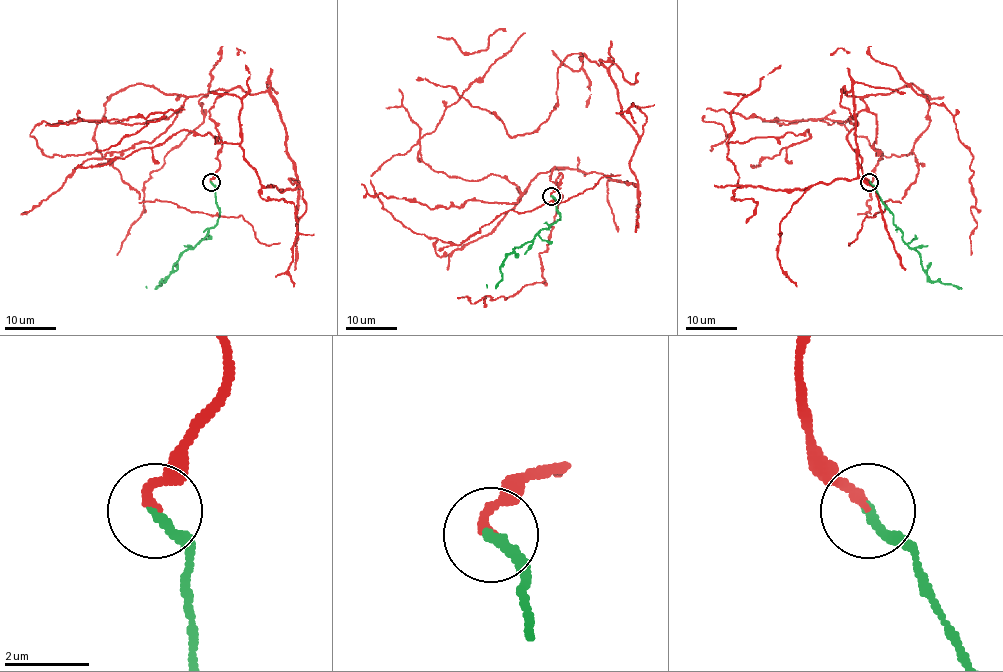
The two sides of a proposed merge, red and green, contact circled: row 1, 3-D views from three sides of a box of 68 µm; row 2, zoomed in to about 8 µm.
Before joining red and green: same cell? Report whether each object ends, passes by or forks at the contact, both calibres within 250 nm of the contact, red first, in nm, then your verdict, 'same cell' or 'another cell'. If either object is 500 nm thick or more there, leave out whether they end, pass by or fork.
red ends there; green ends there; 200 nm thick on the red side, 240 nm on the other; same cell

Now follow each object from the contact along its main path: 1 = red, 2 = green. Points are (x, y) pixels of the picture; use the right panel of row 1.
1: (870, 182), (848, 141), (844, 87), (854, 178), (741, 186), (727, 144), (808, 129), (754, 168)
2: (870, 182), (893, 216), (902, 239), (919, 253), (923, 270), (932, 280), (959, 288), (957, 285)

